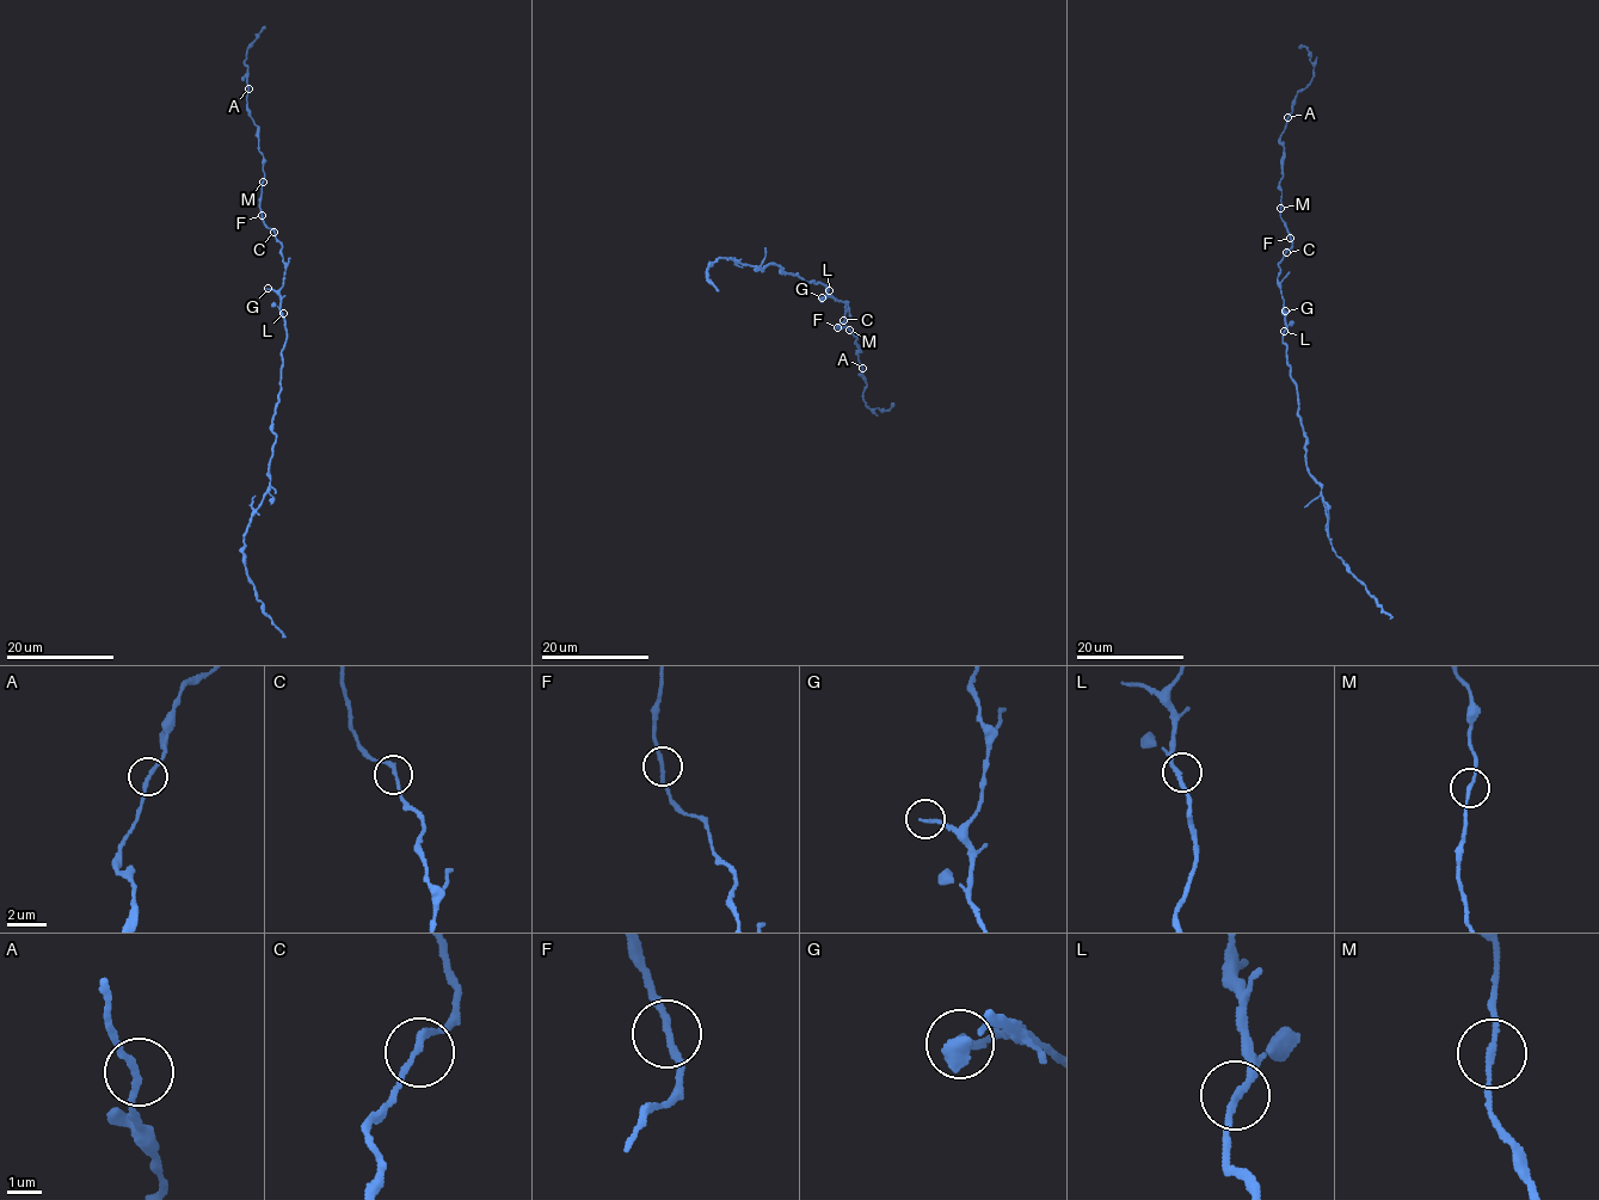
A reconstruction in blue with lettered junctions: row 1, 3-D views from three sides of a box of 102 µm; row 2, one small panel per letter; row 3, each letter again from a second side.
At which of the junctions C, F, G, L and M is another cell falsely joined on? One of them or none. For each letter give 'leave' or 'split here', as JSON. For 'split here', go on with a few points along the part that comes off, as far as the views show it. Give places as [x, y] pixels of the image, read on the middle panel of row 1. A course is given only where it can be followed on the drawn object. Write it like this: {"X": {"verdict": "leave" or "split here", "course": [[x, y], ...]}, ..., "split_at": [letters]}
{"C": {"verdict": "leave"}, "F": {"verdict": "leave"}, "G": {"verdict": "leave"}, "L": {"verdict": "leave"}, "M": {"verdict": "leave"}, "split_at": []}

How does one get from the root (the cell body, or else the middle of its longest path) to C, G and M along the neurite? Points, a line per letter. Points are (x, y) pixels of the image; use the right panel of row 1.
C: (1284, 333), (1284, 300), (1277, 277), (1279, 264), (1286, 252)
G: (1284, 333), (1285, 311)
M: (1284, 333), (1284, 300), (1277, 277), (1279, 264), (1292, 241), (1280, 216), (1281, 208)

